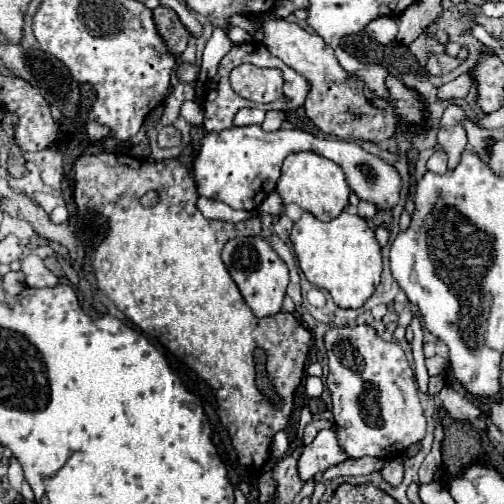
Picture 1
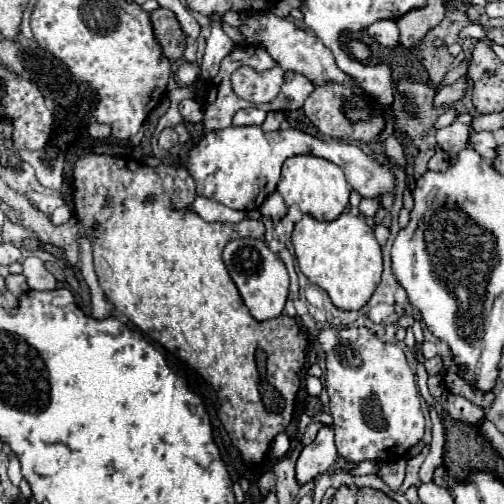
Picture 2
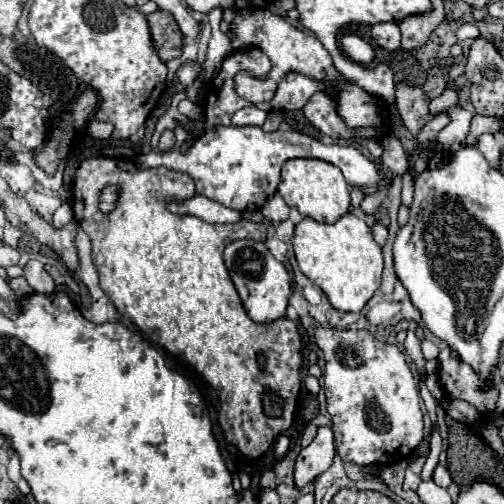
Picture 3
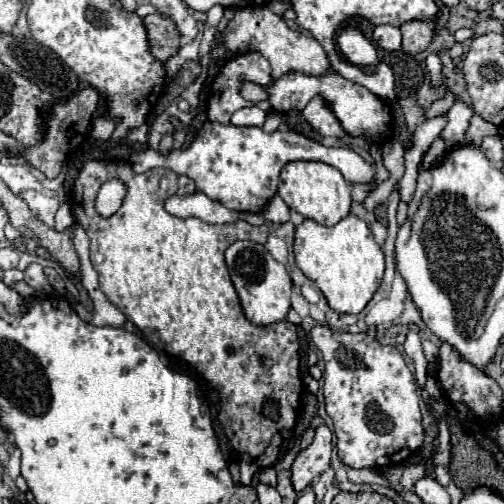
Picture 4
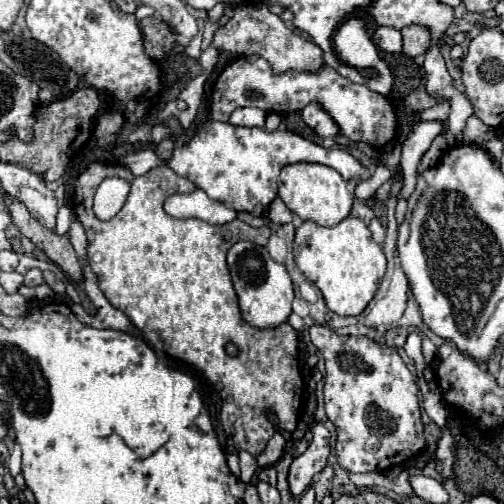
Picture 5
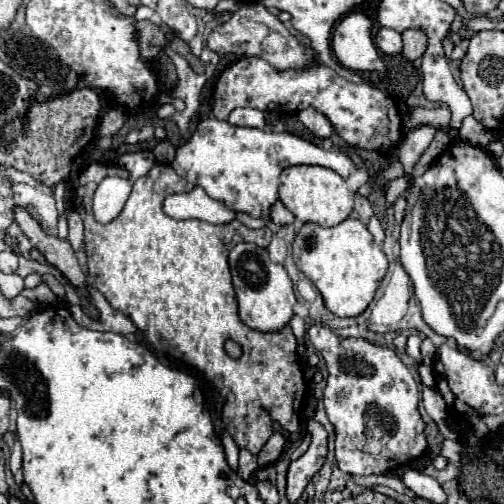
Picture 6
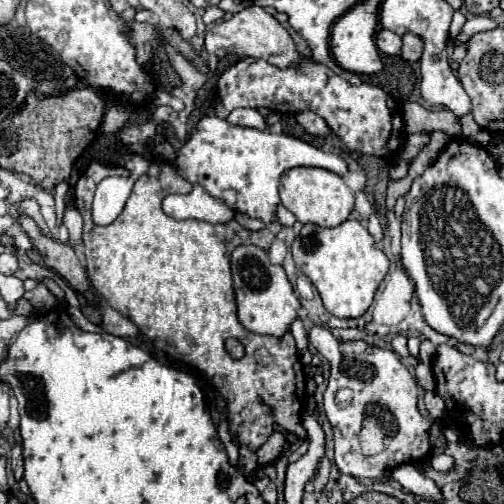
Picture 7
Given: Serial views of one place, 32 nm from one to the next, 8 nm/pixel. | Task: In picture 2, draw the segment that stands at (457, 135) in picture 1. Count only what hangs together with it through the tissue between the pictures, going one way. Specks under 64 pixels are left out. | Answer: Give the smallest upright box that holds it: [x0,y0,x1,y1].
[436,112,472,162]

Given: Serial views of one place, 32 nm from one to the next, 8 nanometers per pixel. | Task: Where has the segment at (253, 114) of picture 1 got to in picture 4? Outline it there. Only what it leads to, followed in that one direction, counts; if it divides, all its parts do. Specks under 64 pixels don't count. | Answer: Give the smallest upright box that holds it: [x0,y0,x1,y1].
[232,106,266,126]

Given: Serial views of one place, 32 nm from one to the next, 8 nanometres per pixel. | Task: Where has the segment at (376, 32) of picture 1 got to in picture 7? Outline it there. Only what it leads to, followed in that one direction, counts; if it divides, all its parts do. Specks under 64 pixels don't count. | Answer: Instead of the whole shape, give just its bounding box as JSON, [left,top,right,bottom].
[376,28,402,56]

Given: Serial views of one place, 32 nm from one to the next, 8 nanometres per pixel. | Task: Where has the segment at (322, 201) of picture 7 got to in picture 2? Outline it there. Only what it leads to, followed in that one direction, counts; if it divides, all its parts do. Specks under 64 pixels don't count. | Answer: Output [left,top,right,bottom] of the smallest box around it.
[278,156,350,222]

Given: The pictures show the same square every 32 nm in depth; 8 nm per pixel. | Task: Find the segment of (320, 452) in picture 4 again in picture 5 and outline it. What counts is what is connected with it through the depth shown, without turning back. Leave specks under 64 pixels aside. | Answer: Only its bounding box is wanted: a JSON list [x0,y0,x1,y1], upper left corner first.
[288,422,330,498]

